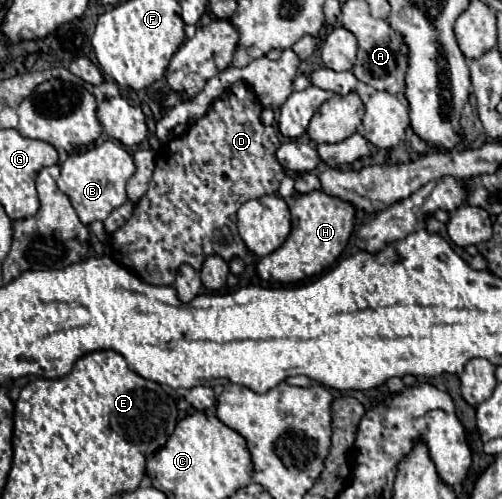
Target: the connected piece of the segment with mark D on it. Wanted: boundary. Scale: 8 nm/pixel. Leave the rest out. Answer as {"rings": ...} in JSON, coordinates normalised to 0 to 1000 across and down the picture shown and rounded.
{"rings":[[[476,162],[452,174],[444,190],[424,202],[416,222],[396,242],[376,251],[365,271],[345,275],[317,295],[325,303],[309,307],[309,347],[301,355],[297,383],[269,411],[257,443],[237,455],[233,467],[225,467],[221,495],[225,519],[233,527],[261,539],[301,571],[345,571],[349,547],[361,527],[376,527],[388,543],[396,543],[412,511],[440,511],[448,523],[464,515],[476,515],[488,527],[508,523],[508,511],[492,503],[472,467],[468,427],[496,399],[552,387],[556,367],[568,355],[568,339],[548,315],[560,283],[544,255],[528,255],[520,246],[516,230],[516,194],[500,182],[500,174],[492,174],[488,162]]]}

